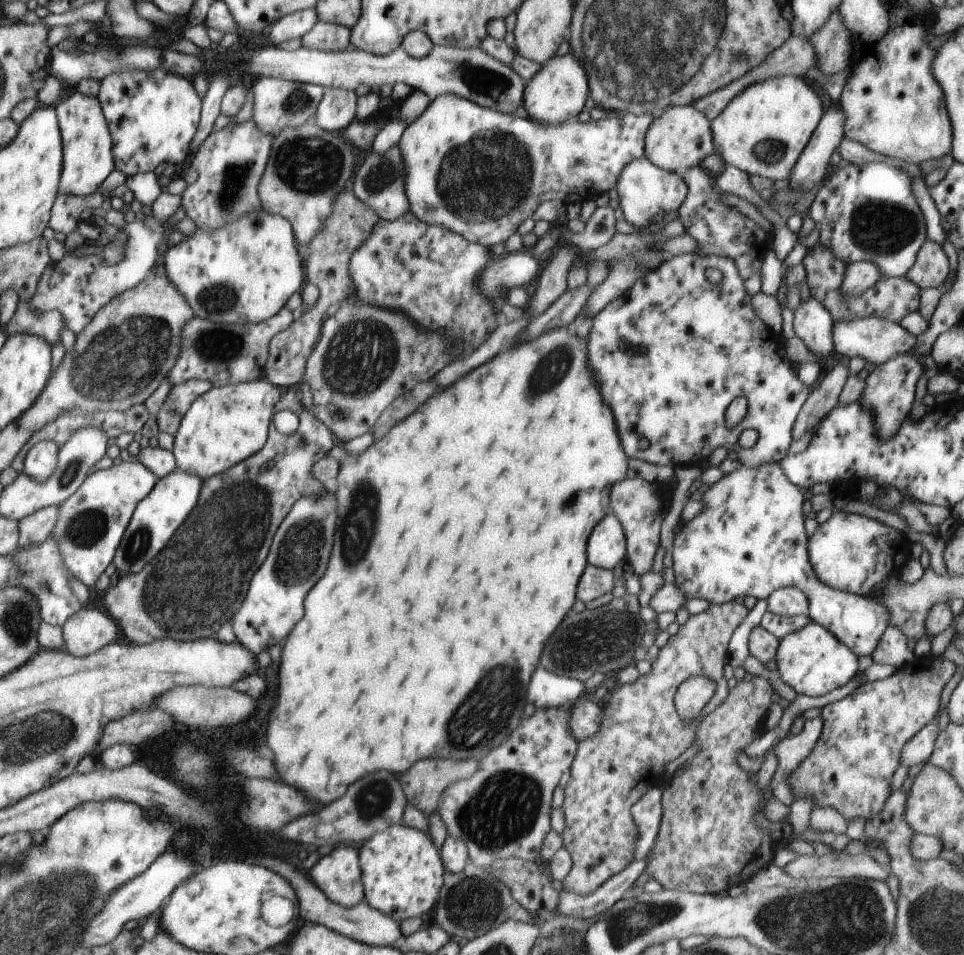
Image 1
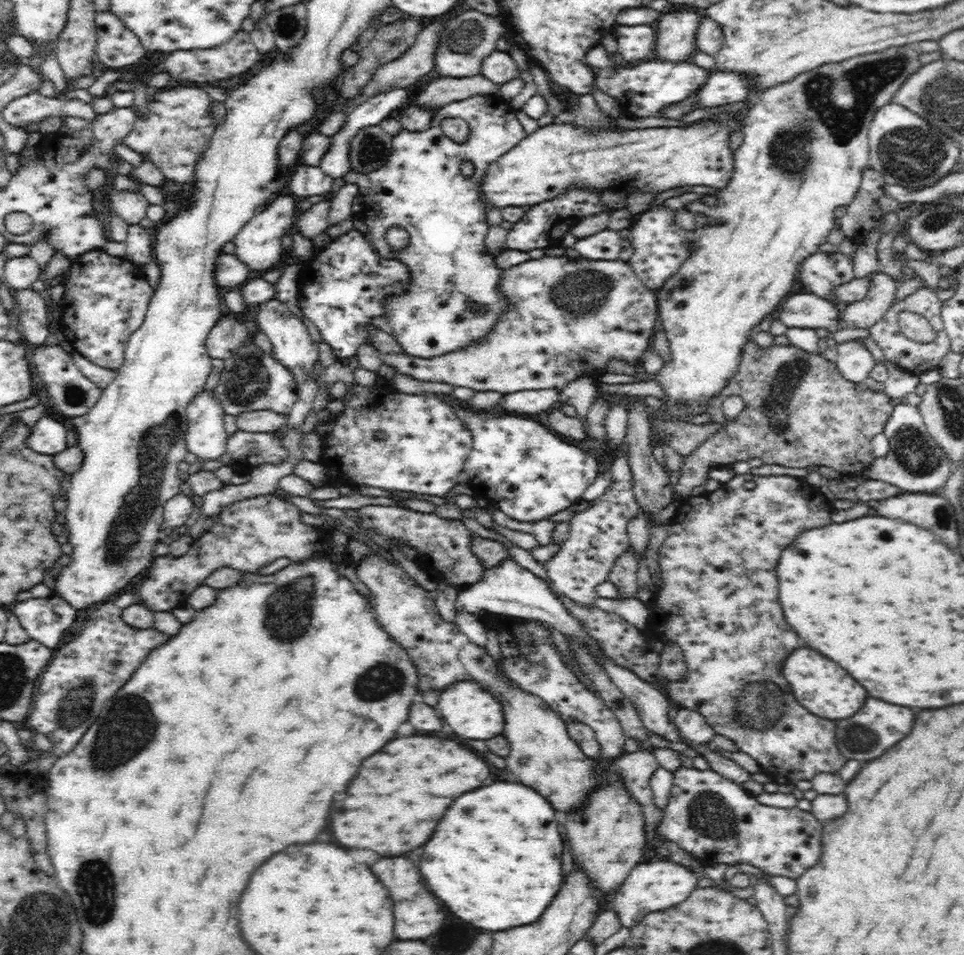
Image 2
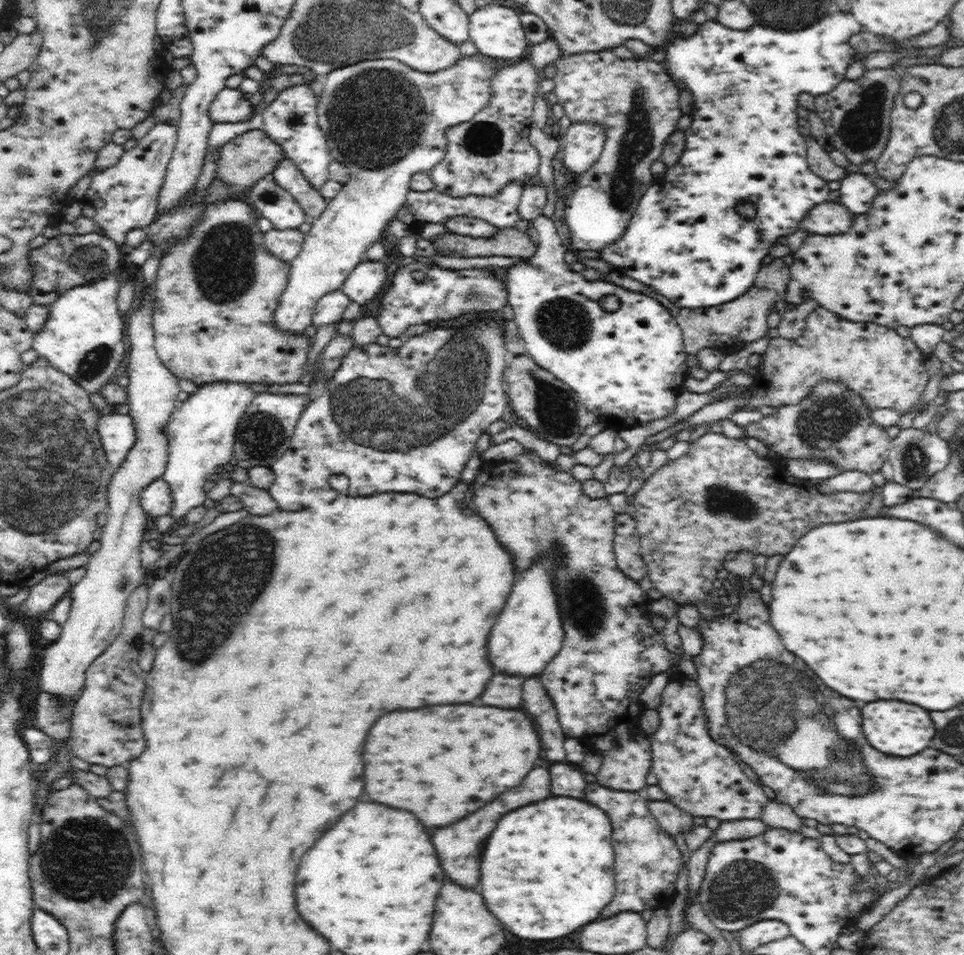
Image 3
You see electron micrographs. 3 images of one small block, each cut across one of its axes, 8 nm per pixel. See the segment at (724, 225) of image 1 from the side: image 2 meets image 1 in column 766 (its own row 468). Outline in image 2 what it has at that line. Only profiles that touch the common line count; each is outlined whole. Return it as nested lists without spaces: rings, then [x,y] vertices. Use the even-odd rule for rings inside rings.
[[[238,429],[235,434],[228,434],[226,452],[218,458],[218,461],[230,466],[235,473],[250,476],[255,466],[264,463],[279,463],[288,458],[288,446],[278,438],[282,437],[274,433],[244,433]]]

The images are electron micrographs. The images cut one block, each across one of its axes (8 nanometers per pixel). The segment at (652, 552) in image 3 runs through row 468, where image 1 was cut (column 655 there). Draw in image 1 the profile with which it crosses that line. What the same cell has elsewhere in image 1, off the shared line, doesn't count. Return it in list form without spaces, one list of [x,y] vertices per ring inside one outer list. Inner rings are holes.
[[[730,601],[722,604],[711,604],[708,609],[705,611],[690,615],[689,619],[686,623],[680,625],[680,628],[677,634],[669,635],[668,642],[659,650],[658,656],[656,656],[656,660],[650,661],[651,668],[650,671],[637,678],[634,683],[626,683],[619,684],[614,693],[610,693],[608,696],[604,697],[603,702],[603,715],[601,718],[600,726],[598,730],[588,738],[581,740],[577,745],[577,753],[572,761],[570,767],[570,779],[565,787],[565,797],[563,800],[563,813],[565,816],[565,827],[561,832],[563,836],[563,846],[568,849],[568,852],[571,854],[571,859],[573,860],[572,870],[566,875],[566,878],[563,878],[563,890],[568,891],[574,894],[579,894],[580,896],[587,897],[591,895],[594,891],[597,891],[611,876],[622,872],[632,861],[635,856],[635,844],[639,839],[639,832],[630,814],[630,807],[633,804],[636,804],[652,787],[658,786],[660,779],[665,774],[664,766],[668,764],[668,762],[672,762],[676,760],[678,756],[682,756],[692,743],[695,742],[695,738],[697,735],[697,730],[699,726],[694,719],[690,719],[687,721],[683,719],[676,710],[675,707],[675,694],[677,693],[678,687],[682,684],[686,679],[694,676],[709,676],[714,682],[717,684],[717,689],[715,690],[714,696],[705,704],[705,707],[701,710],[702,715],[710,714],[714,712],[721,704],[726,700],[728,696],[729,689],[726,678],[724,677],[723,668],[728,663],[728,647],[731,636],[733,635],[736,627],[746,618],[748,614],[748,609],[744,604],[738,604],[735,601]]]

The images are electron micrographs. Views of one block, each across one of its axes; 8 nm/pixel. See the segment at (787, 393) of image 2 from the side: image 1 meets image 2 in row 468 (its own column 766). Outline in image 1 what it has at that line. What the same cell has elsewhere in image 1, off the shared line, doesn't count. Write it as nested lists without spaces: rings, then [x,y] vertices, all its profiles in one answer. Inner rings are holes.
[[[700,675],[686,679],[675,694],[678,714],[687,721],[694,719],[699,726],[694,743],[698,744],[701,750],[696,757],[675,771],[671,783],[663,792],[663,815],[657,840],[648,854],[646,870],[651,878],[664,888],[676,888],[699,895],[722,894],[732,886],[746,882],[761,868],[770,864],[774,852],[781,847],[778,840],[773,840],[754,824],[754,811],[760,802],[757,780],[752,781],[749,778],[750,773],[736,764],[736,757],[743,752],[745,746],[762,736],[764,715],[772,703],[775,690],[767,678],[754,675],[750,681],[738,681],[736,686],[729,690],[726,700],[714,712],[702,715],[701,710],[714,696],[716,689],[714,680]]]

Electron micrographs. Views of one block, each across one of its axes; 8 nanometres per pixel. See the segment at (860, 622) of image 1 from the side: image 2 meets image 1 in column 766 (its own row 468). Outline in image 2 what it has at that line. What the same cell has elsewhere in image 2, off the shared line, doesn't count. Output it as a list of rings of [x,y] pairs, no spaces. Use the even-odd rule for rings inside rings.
[[[470,407],[456,408],[455,413],[472,436],[472,448],[464,463],[464,472],[469,476],[467,484],[475,493],[474,497],[495,506],[518,522],[538,522],[568,509],[571,504],[580,501],[586,488],[598,476],[599,464],[594,457],[578,446],[562,441],[550,429],[528,416],[516,416],[509,411],[473,411]]]

